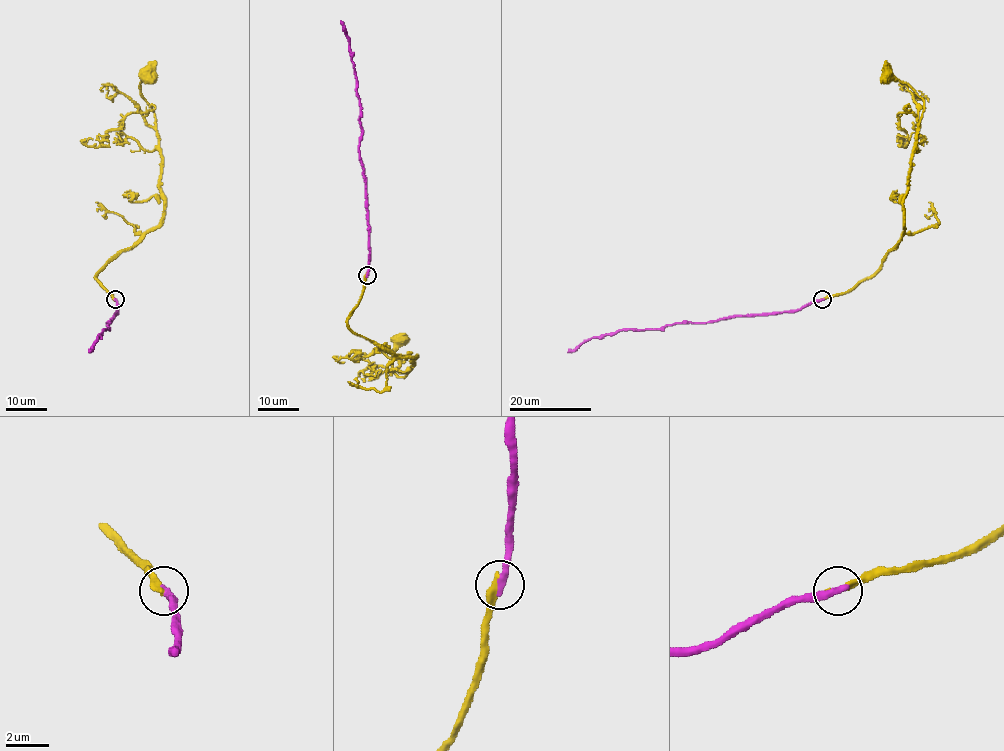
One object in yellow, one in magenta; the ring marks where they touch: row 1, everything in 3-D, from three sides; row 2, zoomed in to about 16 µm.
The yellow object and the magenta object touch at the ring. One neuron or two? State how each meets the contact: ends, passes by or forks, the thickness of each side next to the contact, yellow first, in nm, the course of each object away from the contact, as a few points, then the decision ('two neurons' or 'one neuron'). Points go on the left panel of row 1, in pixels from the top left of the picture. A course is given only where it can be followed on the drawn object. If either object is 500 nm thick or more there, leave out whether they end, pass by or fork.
yellow ends; magenta ends; calibres 360 and 360 nm; course yellow (114, 300), (96, 275), (160, 223), (163, 212), (161, 154), (155, 114), (141, 92), (140, 83), (148, 75); course magenta (115, 300), (117, 311), (88, 352); one neuron

